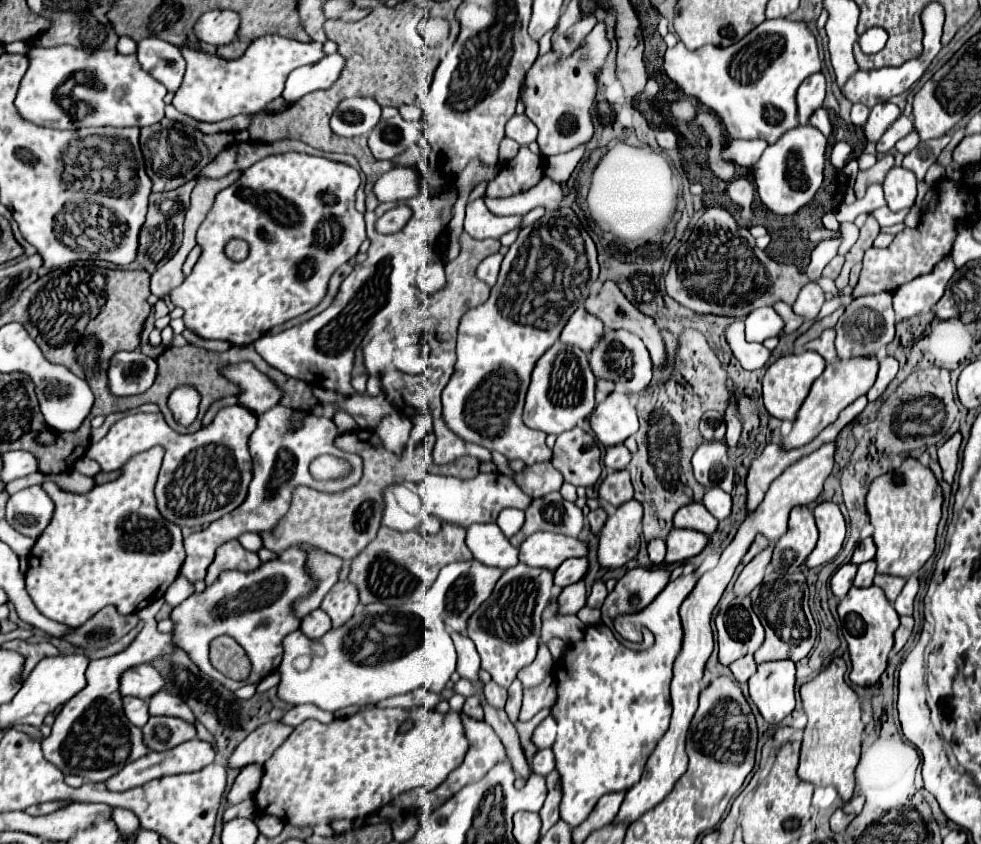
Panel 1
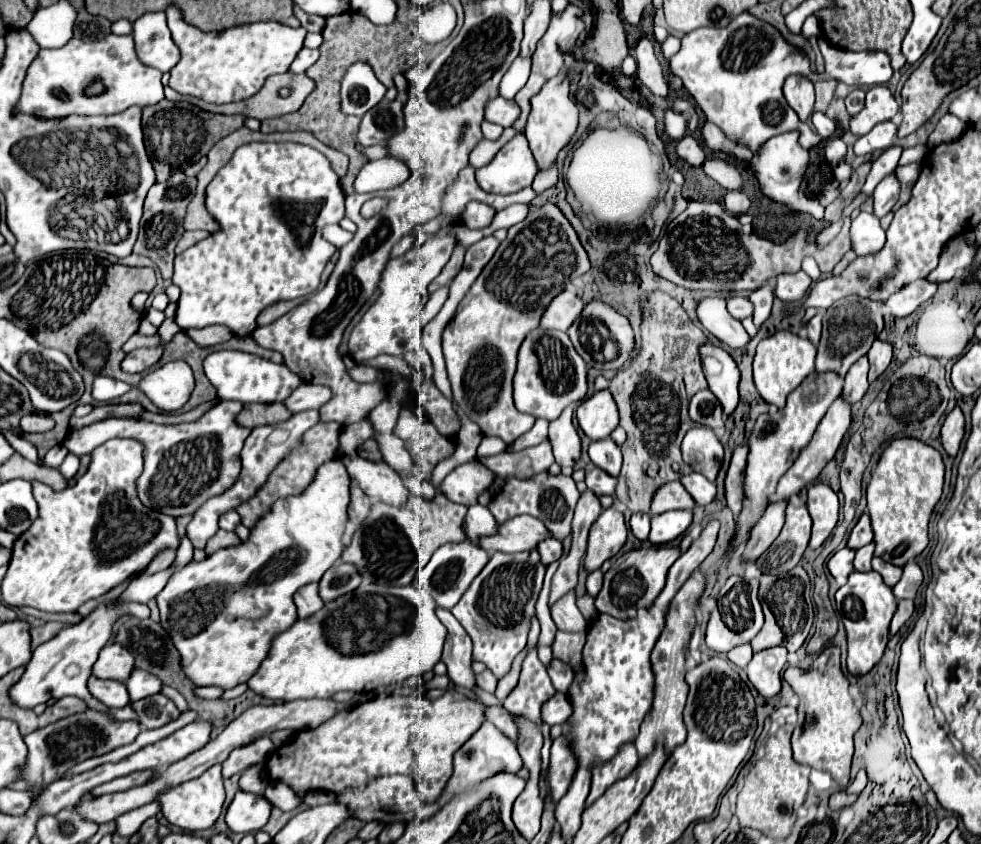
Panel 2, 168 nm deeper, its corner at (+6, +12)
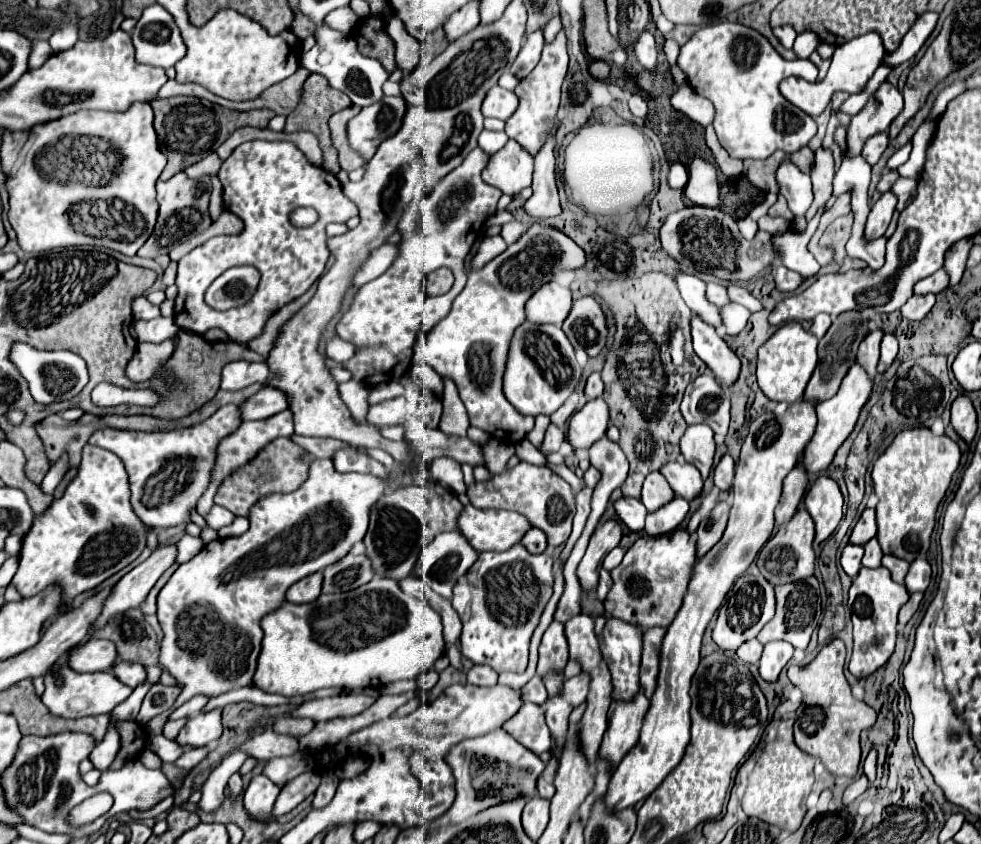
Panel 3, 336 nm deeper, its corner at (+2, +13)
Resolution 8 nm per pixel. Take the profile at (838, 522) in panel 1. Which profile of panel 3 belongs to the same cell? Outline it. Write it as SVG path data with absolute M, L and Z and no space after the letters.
M821 475L807 491L805 507L815 521L815 543L823 543L835 531L843 515L843 495L839 485L831 477Z

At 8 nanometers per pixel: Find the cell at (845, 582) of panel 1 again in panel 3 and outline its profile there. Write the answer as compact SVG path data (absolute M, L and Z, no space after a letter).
M847 545L841 555L841 567L849 577L855 577L861 569L861 559L863 559L863 545Z

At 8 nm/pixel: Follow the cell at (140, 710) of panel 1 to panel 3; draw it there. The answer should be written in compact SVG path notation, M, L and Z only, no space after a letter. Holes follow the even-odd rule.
M61 665L57 669L51 669L45 673L45 691L41 695L41 701L45 707L63 719L81 719L89 715L101 715L111 713L119 703L123 703L131 695L131 687L123 685L113 673L109 671L95 671L95 673L75 673L73 669ZM57 679L61 683L57 685Z

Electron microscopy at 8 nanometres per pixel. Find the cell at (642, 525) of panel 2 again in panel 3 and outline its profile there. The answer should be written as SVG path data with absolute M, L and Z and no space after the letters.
M621 497L613 503L617 519L621 523L625 523L631 531L641 531L645 527L645 515L647 509L643 507L643 503L639 499L633 497Z

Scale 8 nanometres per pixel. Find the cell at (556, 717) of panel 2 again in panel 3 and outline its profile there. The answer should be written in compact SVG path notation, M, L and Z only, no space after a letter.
M583 671L577 677L565 681L565 693L567 693L567 699L571 701L573 707L577 707L585 701L585 697L589 693L589 683L591 683L591 677Z

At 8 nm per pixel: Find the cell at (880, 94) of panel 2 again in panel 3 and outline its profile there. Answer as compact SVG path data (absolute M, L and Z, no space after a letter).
M883 81L879 89L869 97L865 107L853 115L847 127L847 157L855 157L861 153L863 143L889 129L891 121L901 113L903 97L897 87L889 81Z

